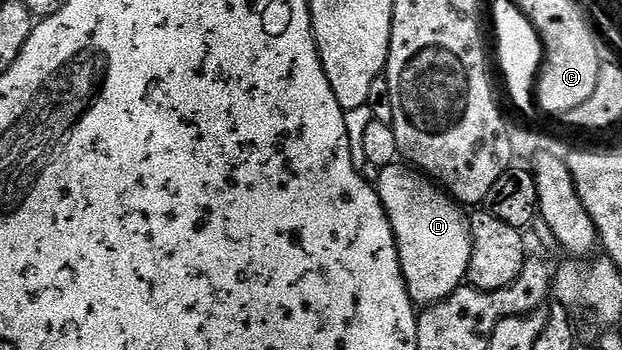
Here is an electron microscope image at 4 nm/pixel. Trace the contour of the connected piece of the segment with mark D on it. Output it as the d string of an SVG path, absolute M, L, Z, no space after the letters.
M406 163L384 166L378 174L375 193L380 196L397 241L409 299L421 308L442 302L462 286L469 272L473 237L466 211L432 179Z

